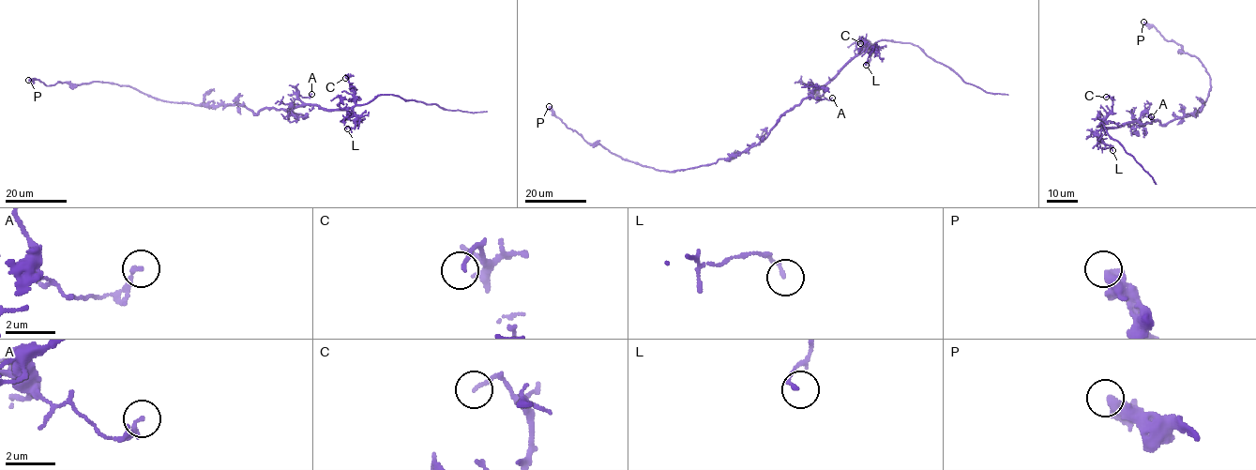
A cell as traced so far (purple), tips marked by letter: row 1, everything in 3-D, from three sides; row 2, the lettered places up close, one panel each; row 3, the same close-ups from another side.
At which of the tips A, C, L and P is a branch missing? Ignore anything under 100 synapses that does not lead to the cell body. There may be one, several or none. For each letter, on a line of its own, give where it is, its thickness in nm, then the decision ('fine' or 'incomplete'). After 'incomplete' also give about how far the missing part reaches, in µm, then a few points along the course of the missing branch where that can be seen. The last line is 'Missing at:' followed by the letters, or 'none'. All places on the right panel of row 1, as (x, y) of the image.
A: (1151, 116) | 170 nm | fine
C: (1106, 97) | 150 nm | fine
L: (1112, 150) | 140 nm | fine
P: (1143, 22) | 340 nm | fine
Missing at: none

